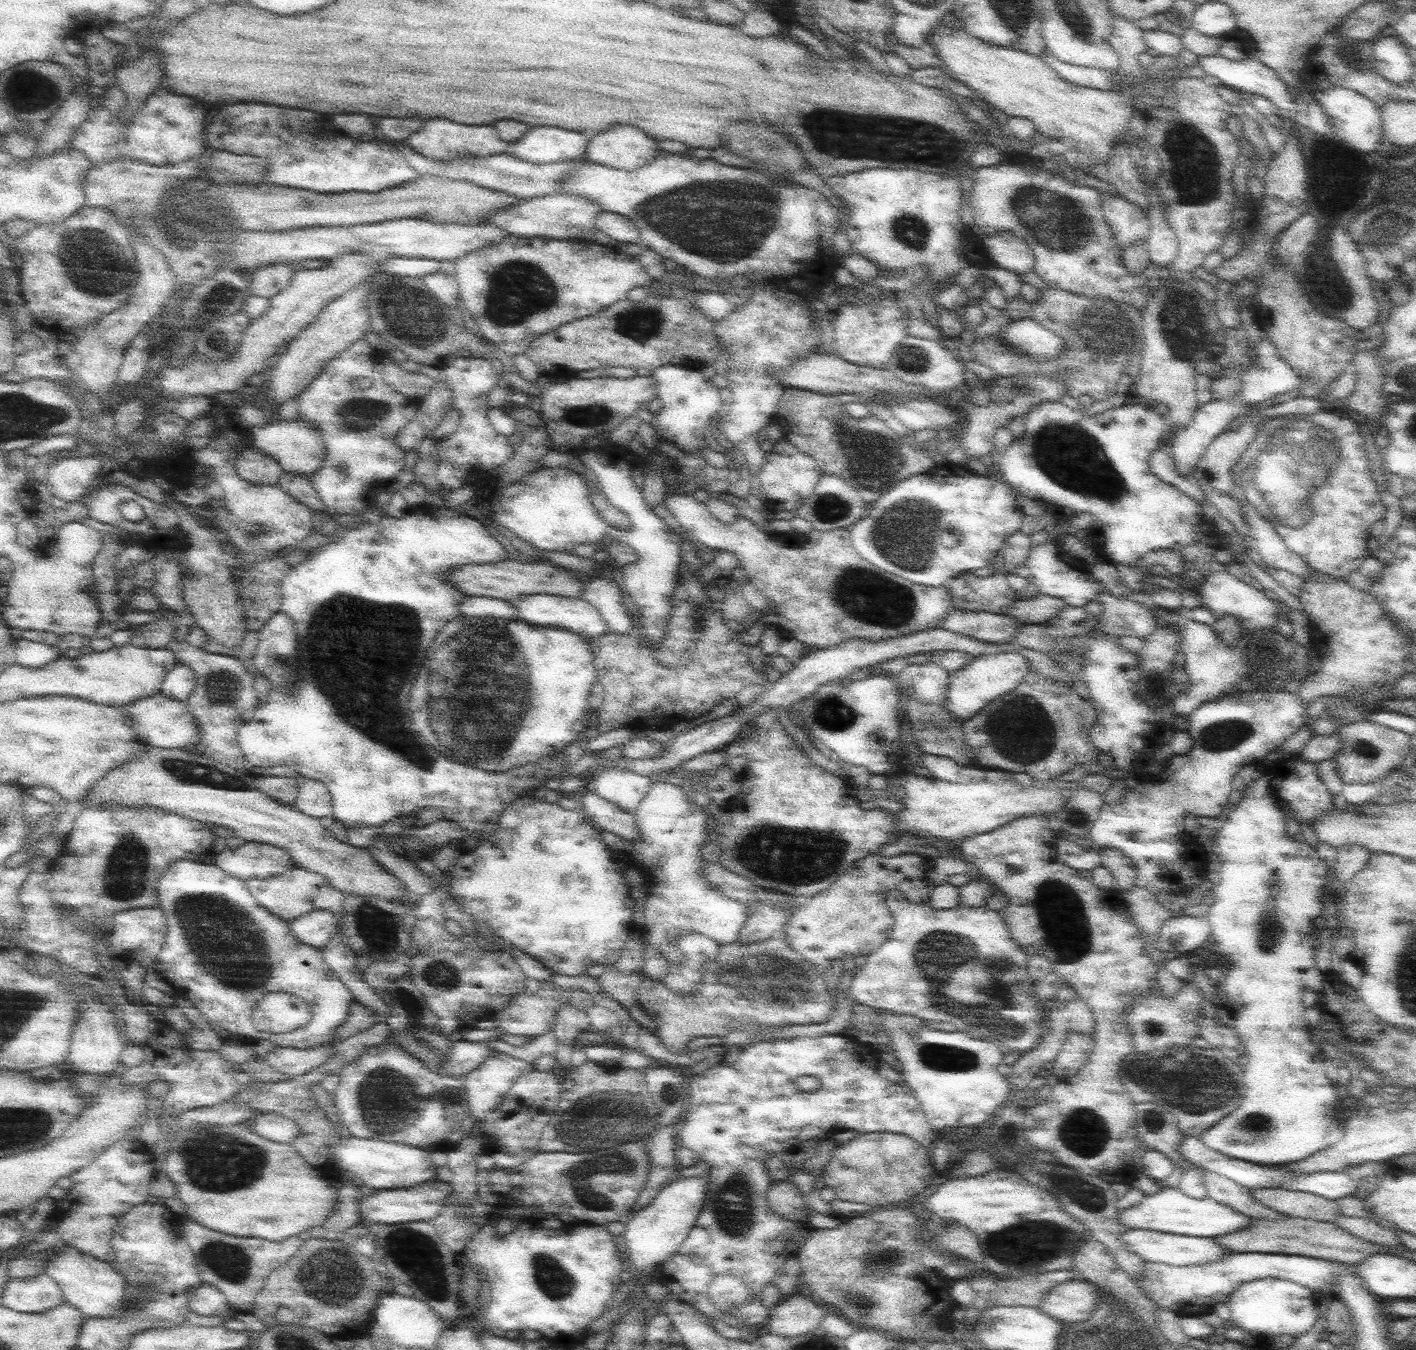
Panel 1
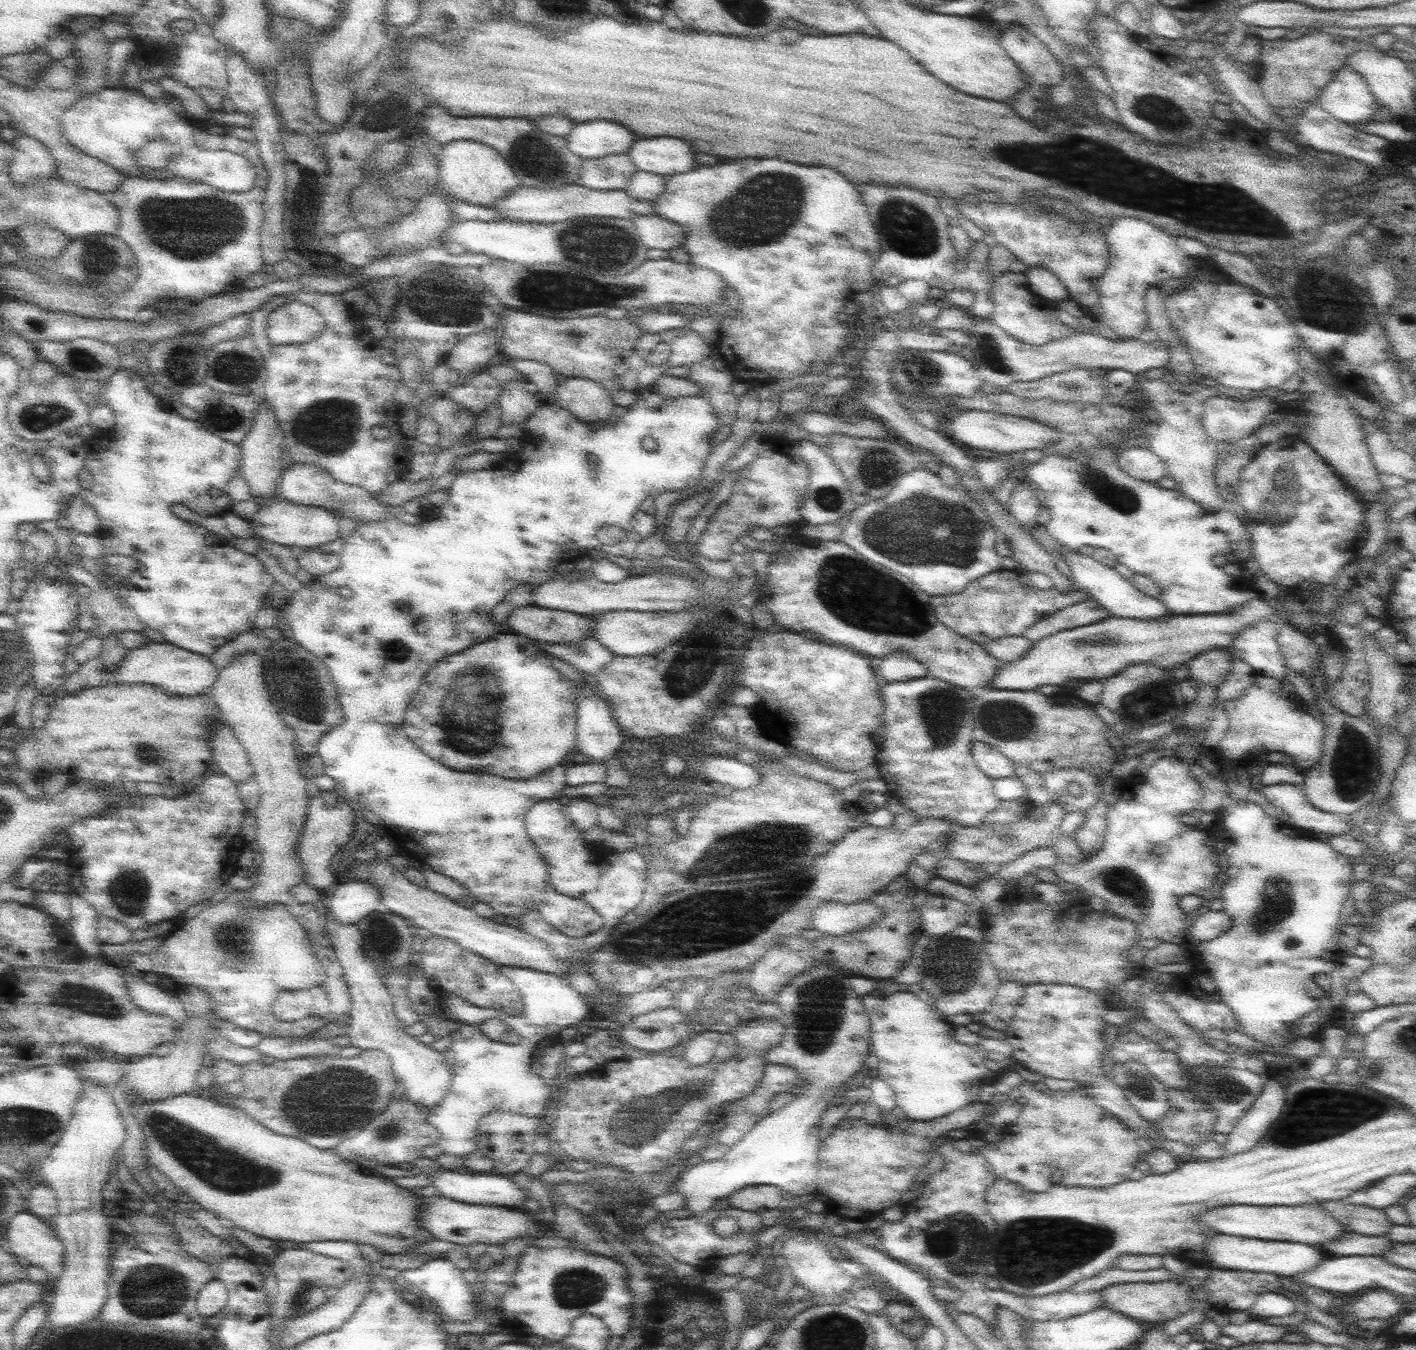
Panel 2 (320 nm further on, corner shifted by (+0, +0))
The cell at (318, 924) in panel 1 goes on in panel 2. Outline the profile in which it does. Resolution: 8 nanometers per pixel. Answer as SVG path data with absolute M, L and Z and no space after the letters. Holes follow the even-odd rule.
M366 879L345 883L338 882L334 894L330 897L324 897L324 900L326 902L326 916L336 918L336 921L340 921L340 924L357 924L368 913L381 908L382 903L380 889Z

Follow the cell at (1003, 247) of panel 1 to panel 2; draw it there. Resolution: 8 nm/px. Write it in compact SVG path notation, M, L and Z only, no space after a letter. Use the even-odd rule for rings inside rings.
M1030 266L1024 274L1028 277L1030 290L1034 294L1055 303L1069 299L1068 289L1049 268Z

